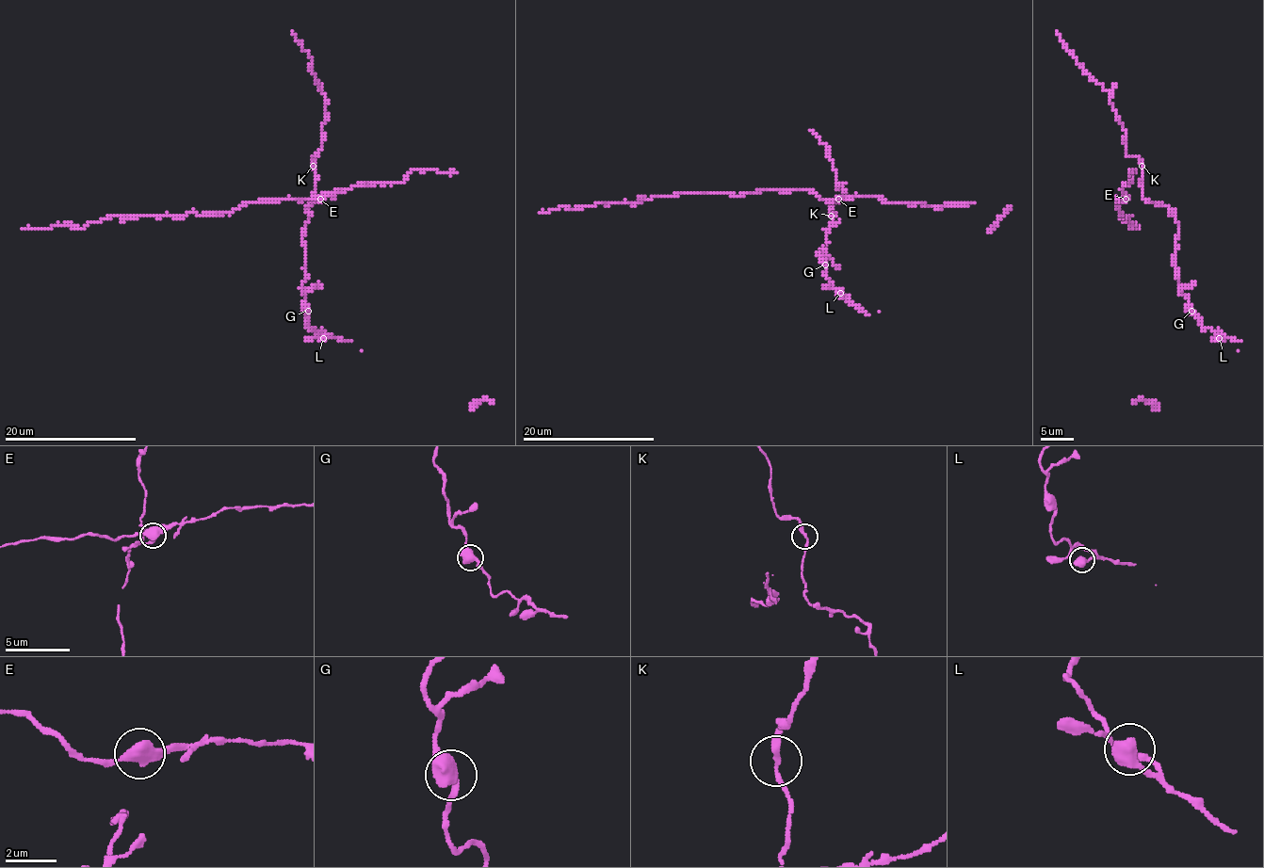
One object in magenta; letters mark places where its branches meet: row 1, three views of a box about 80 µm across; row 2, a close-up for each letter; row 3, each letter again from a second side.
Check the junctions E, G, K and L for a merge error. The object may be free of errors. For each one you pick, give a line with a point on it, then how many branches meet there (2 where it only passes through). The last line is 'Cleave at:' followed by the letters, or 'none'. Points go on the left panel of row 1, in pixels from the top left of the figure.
Cleave at: none

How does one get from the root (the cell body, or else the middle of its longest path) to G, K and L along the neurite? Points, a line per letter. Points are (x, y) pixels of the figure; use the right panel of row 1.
G: (1174, 218), (1178, 234), (1173, 265), (1178, 272), (1179, 291), (1190, 300), (1191, 311)
K: (1174, 218), (1174, 213), (1166, 206), (1143, 199), (1142, 166)
L: (1174, 218), (1178, 234), (1173, 265), (1179, 291), (1190, 300), (1190, 309), (1201, 327), (1219, 331), (1219, 338)

